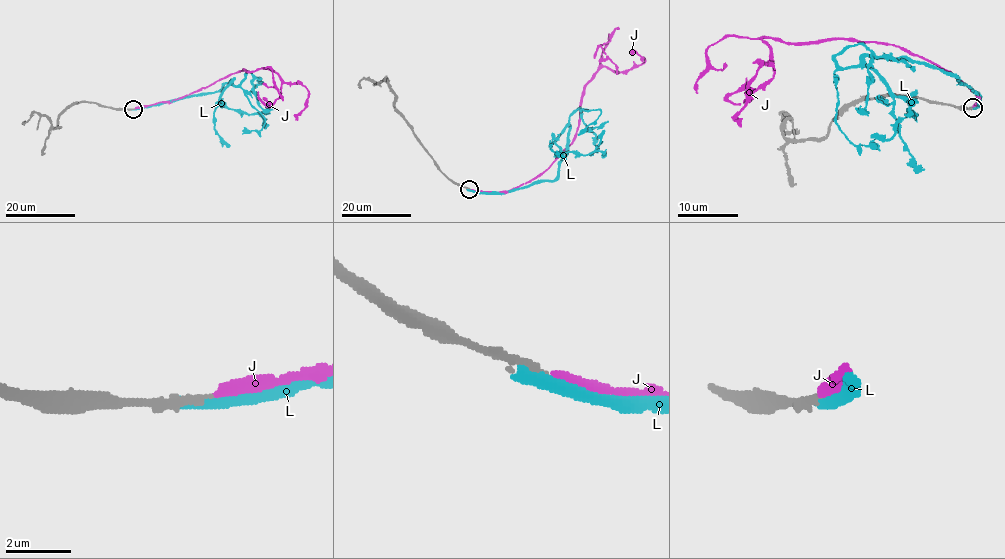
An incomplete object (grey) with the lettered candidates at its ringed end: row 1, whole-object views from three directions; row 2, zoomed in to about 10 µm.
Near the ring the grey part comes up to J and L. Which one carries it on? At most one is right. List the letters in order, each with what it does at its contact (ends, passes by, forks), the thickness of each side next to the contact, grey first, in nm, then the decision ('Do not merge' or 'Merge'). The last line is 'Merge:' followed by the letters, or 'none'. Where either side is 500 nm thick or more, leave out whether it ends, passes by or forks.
J: It ends there. Thickness 200 nm (grey) against 320 nm. Do not merge
L: It ends there. Thickness 300 nm (grey) against 440 nm. Do not merge
Merge: none

